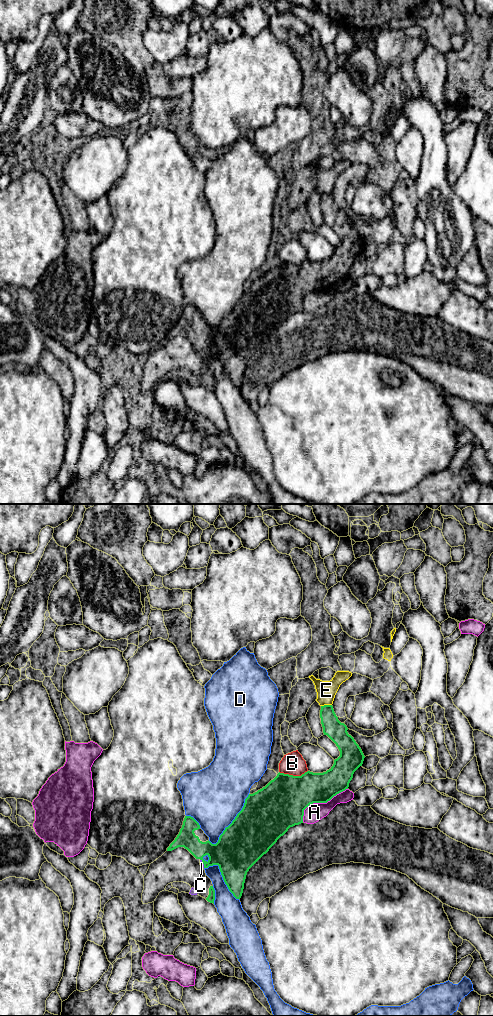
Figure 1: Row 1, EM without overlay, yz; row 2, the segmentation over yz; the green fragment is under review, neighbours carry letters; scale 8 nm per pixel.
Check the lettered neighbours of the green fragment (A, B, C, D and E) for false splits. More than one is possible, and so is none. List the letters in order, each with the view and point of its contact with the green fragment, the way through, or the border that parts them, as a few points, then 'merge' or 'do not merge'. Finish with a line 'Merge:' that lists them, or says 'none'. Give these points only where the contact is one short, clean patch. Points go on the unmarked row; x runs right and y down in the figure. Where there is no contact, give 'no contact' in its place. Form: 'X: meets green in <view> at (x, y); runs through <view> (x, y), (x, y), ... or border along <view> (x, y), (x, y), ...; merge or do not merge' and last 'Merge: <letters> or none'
A: meets green in yz at (320, 290); do not merge
B: meets green in yz at (292, 263); do not merge
C: meets green in yz at (203, 351); runs through yz (232, 341), (203, 351), (201, 351); merge
D: meets green in yz at (233, 308); do not merge
E: meets green in yz at (326, 193); border along yz (331, 192), (321, 194); do not merge
Merge: C

